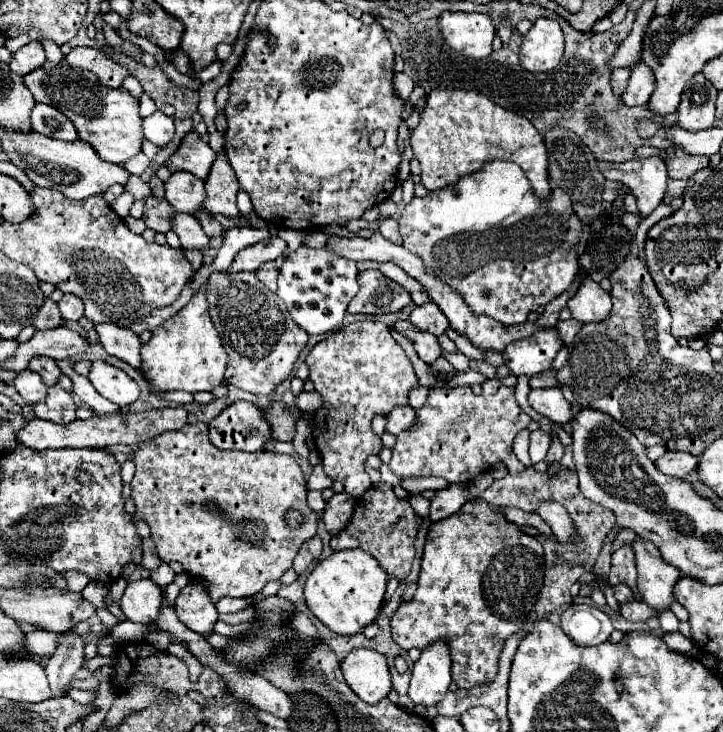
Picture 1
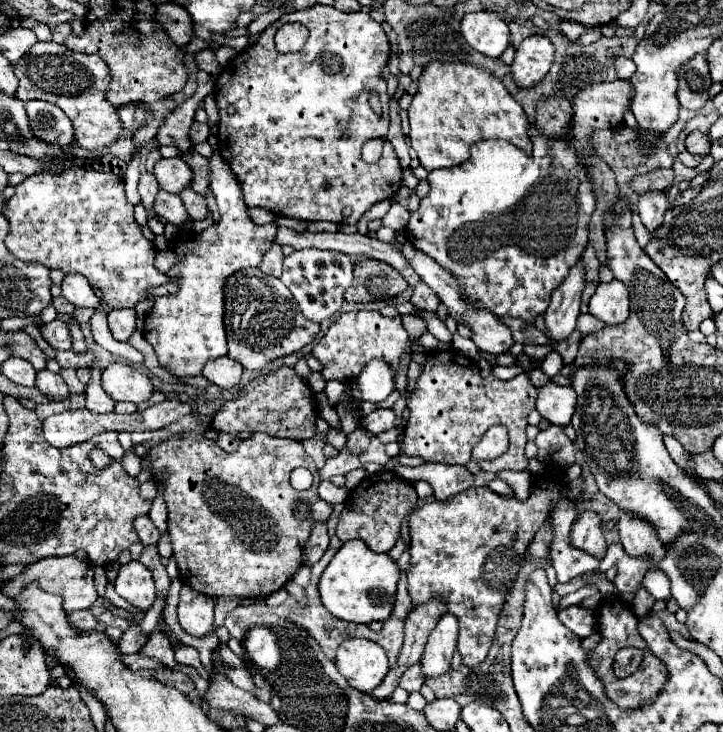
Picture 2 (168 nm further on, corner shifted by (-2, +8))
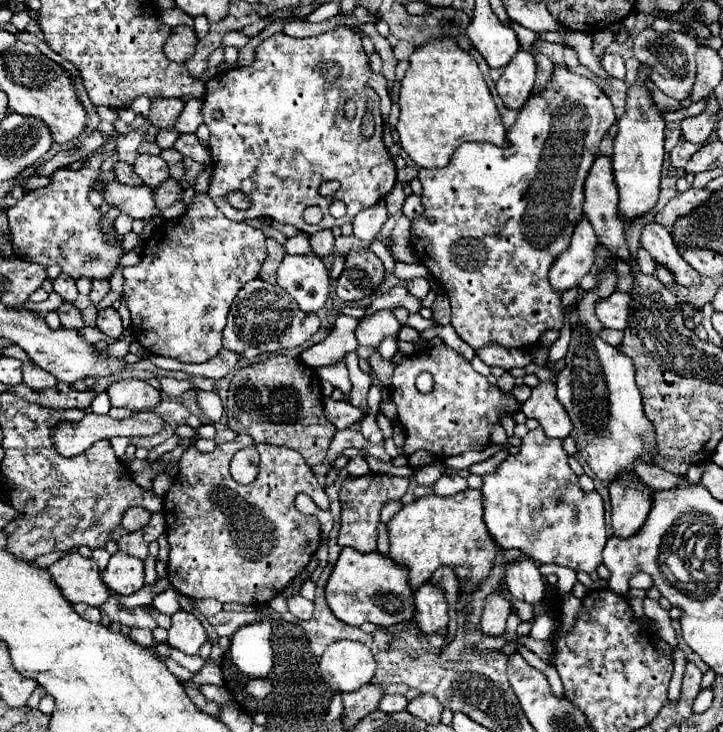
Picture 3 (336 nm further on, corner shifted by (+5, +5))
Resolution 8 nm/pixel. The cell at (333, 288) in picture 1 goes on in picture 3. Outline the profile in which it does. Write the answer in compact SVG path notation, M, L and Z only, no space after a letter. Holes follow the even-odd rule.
M285 256L277 270L277 284L289 292L303 312L315 314L331 298L333 278L319 256Z

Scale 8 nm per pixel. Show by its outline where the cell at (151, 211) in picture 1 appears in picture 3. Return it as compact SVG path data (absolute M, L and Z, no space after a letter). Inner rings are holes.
M117 162L117 164L113 166L113 170L115 170L117 180L119 180L121 184L127 184L127 186L141 186L141 184L143 184L143 182L139 180L139 176L135 174L135 170L133 170L131 164Z

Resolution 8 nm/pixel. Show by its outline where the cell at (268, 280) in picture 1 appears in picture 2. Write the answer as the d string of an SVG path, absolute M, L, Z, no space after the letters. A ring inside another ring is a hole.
M272 245L272 249L264 255L262 263L260 263L260 269L266 273L266 275L272 275L272 277L280 277L282 275L282 247L280 245Z

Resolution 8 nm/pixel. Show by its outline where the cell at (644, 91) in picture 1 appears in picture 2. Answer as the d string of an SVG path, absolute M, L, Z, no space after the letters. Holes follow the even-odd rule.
M624 79L586 85L572 101L572 131L566 137L546 137L546 133L530 123L528 137L532 141L532 155L508 141L486 139L470 147L470 159L462 165L430 171L426 179L430 193L420 201L420 209L410 215L404 231L408 241L450 271L458 279L462 295L478 309L534 323L538 315L544 315L550 293L564 281L588 245L588 223L596 209L594 189L590 189L588 177L590 157L596 153L592 133L620 127L624 123L622 113L630 105L630 95L632 85Z

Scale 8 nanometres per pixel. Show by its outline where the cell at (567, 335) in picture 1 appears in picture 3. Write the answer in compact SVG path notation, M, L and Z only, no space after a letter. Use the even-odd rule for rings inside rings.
M607 328L599 330L599 332L597 332L597 336L599 336L603 342L611 344L611 346L621 344L621 340L623 340L623 334L621 334L621 332L617 332L617 330L607 330Z

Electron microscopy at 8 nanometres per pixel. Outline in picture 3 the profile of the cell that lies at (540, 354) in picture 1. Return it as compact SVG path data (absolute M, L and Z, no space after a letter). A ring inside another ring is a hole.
M587 218L579 220L575 226L575 234L571 238L571 246L555 260L549 270L551 286L563 294L569 288L575 288L579 280L591 270L593 266L593 248L597 244L595 232Z

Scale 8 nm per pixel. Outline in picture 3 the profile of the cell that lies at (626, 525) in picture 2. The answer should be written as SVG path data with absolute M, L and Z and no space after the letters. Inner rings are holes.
M611 484L611 528L613 536L629 538L637 534L653 506L651 496L643 488L633 490L631 484Z

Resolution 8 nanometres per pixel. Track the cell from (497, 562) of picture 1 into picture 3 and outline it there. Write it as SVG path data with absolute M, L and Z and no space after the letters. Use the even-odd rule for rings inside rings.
M467 488L455 496L423 496L401 508L397 516L389 522L389 540L391 540L391 558L395 564L409 570L411 590L419 590L433 572L441 566L467 566L469 570L457 570L461 582L461 600L469 604L471 594L477 586L489 576L495 558L501 554L501 548L491 538L483 522L483 496L481 490Z

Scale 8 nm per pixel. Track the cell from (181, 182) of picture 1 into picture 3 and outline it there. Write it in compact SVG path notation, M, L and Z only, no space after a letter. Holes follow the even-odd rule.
M141 154L137 156L135 164L133 164L135 172L139 174L139 178L143 180L143 184L157 188L161 186L165 180L169 180L169 166L165 164L165 160L161 156L149 156L149 154Z

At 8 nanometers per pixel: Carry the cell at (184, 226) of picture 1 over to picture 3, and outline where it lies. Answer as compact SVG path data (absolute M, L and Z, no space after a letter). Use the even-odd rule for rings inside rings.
M109 182L105 184L105 198L111 206L119 206L131 218L147 220L151 216L161 214L161 210L155 204L153 188L147 188L145 184L139 188L127 188L125 184Z

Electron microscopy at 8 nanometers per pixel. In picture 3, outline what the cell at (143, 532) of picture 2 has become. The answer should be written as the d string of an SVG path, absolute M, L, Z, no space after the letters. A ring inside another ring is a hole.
M129 508L125 514L123 514L123 528L127 532L135 532L135 530L141 530L143 526L149 524L149 518L151 514L145 510L145 508Z

